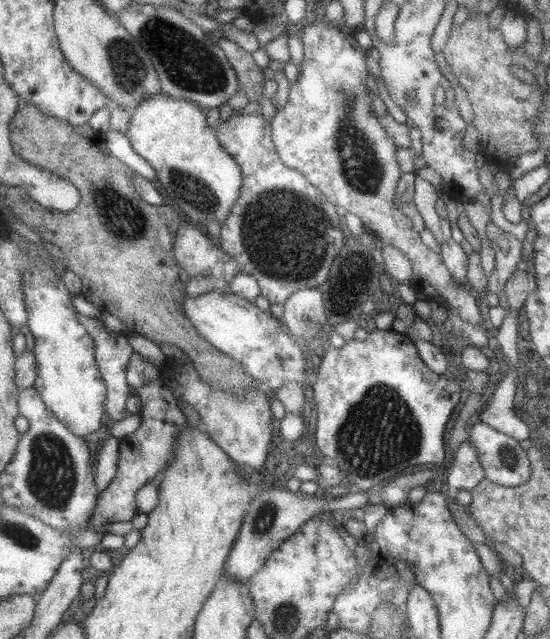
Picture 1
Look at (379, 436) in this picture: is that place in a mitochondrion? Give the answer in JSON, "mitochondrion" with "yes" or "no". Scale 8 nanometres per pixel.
{"mitochondrion":"yes"}

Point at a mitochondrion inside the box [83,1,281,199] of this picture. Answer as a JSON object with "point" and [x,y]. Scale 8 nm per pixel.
{"point":[193,66]}

